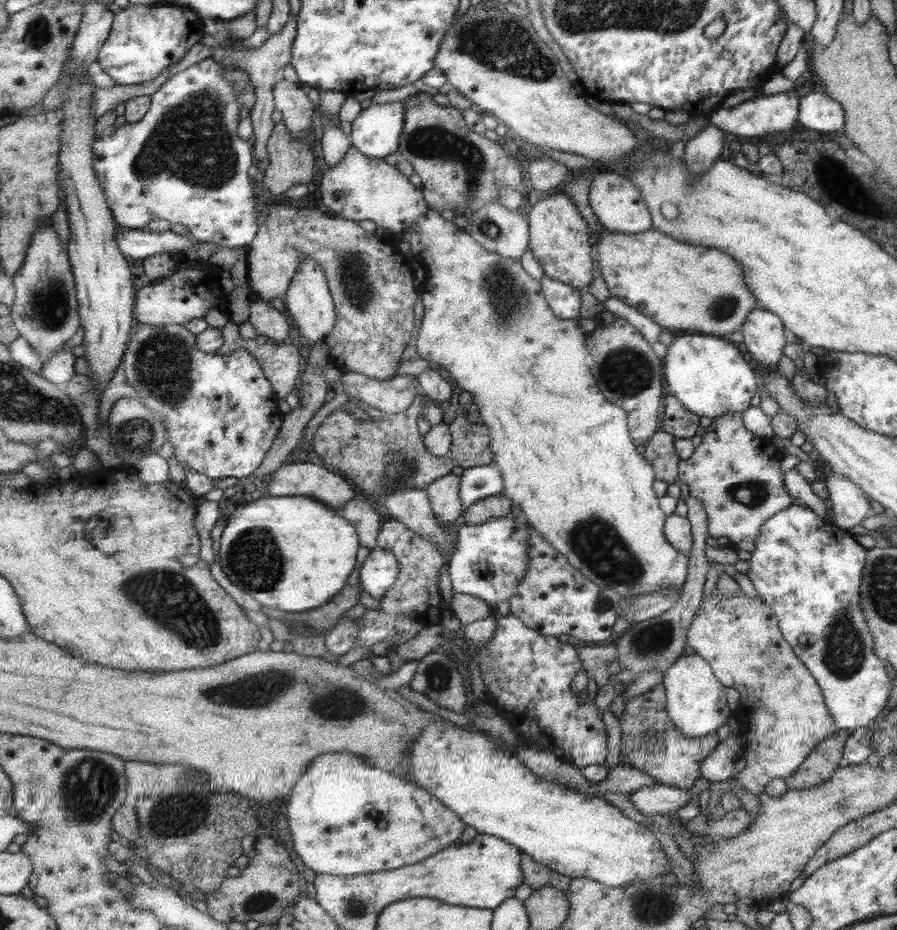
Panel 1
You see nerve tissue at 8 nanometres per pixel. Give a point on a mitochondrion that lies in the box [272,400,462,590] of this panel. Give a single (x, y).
(400, 468)

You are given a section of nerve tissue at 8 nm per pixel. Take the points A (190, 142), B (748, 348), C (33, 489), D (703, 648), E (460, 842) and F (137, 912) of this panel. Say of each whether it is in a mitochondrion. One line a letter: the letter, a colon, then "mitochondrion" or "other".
A: mitochondrion
B: other
C: other
D: other
E: other
F: other

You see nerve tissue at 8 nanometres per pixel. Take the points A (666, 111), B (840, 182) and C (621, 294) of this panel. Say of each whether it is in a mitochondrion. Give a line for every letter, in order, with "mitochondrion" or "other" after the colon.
A: other
B: other
C: other

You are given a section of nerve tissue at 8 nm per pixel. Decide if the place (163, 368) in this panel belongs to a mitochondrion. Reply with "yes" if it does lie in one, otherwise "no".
yes

